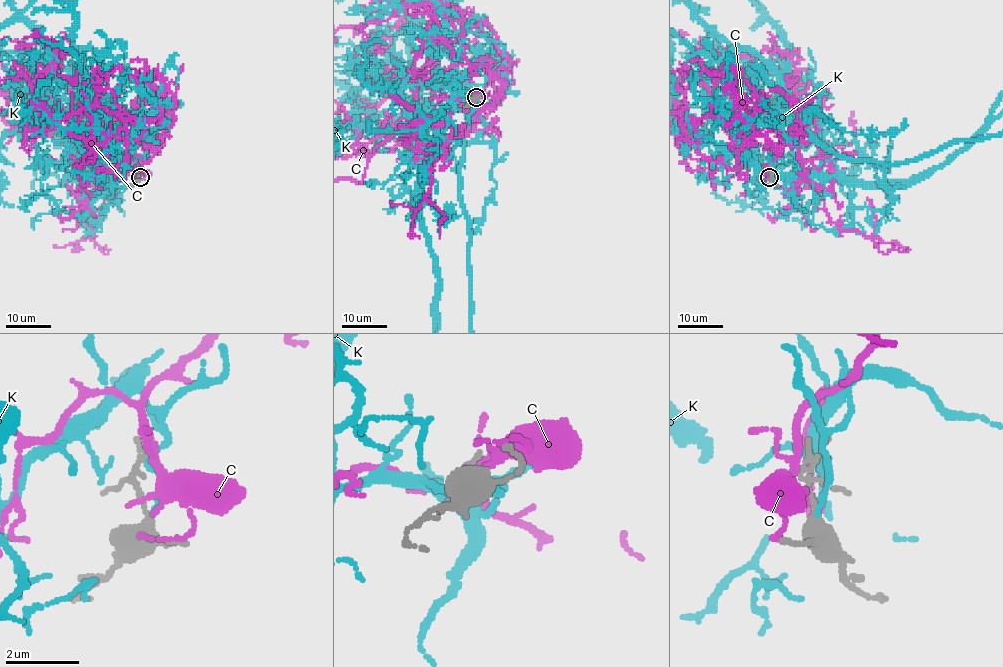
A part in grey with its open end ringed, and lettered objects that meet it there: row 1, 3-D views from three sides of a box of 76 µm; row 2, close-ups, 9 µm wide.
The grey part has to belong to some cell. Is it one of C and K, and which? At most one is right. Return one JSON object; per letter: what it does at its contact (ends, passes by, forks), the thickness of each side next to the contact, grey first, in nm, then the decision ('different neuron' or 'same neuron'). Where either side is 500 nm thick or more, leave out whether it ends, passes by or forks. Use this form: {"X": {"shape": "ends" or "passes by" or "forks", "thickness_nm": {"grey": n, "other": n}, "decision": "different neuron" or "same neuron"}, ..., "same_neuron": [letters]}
{"C": {"shape": "forks", "thickness_nm": {"grey": 190, "other": 160}, "decision": "different neuron"}, "K": {"shape": "ends", "thickness_nm": {"grey": 400, "other": 130}, "decision": "different neuron"}, "same_neuron": []}

